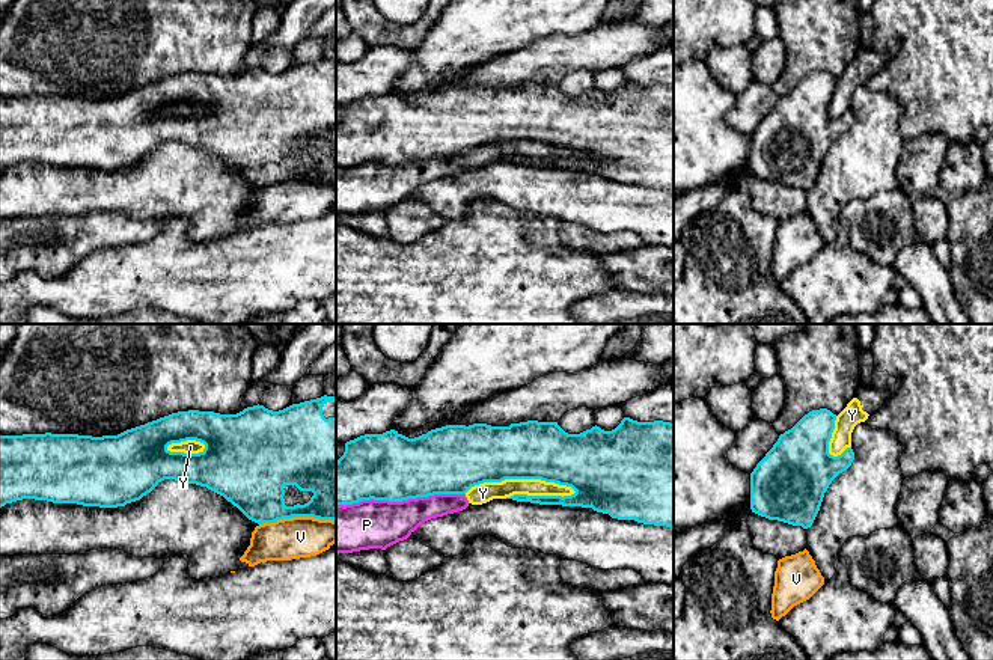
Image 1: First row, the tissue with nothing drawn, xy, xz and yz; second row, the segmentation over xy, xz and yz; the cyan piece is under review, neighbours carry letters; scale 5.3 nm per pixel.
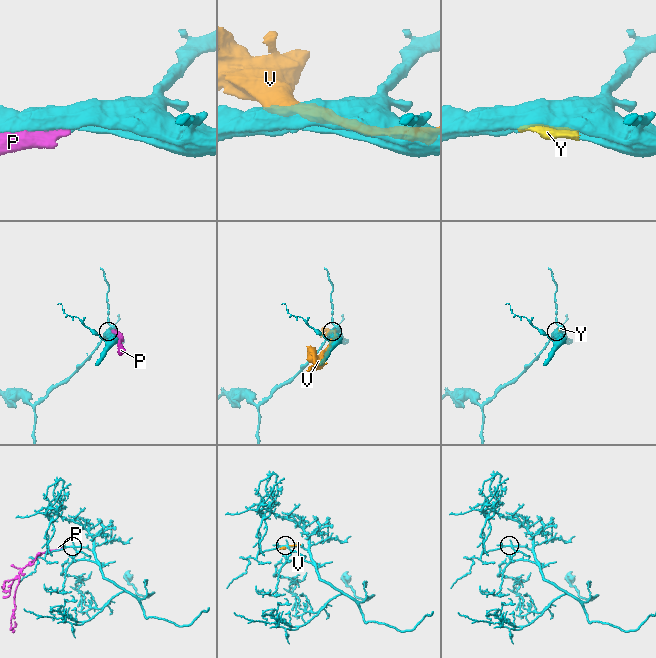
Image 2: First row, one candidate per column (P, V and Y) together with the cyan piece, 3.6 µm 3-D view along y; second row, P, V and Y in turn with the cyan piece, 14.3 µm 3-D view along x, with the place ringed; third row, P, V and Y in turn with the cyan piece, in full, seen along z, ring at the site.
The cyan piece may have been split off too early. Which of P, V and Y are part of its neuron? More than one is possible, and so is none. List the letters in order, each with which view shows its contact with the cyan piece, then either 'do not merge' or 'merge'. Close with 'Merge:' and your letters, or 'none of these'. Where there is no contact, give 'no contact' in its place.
P: meets cyan in xz; do not merge
V: meets cyan in xy; do not merge
Y: meets cyan in xz; do not merge
Merge: none of these

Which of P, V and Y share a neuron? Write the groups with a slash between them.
P Y / V

